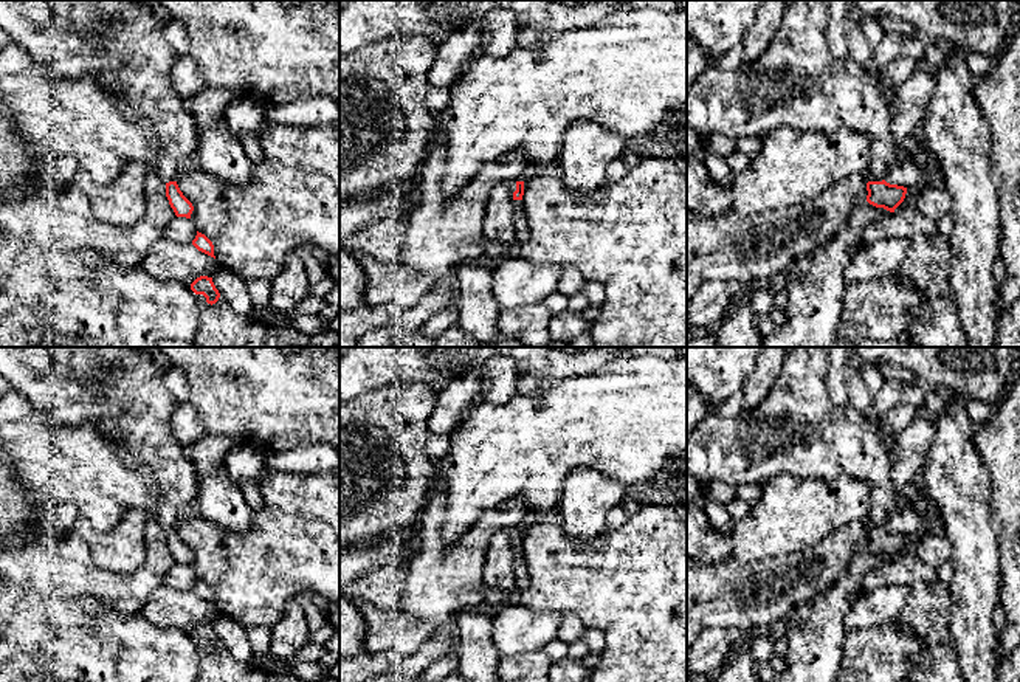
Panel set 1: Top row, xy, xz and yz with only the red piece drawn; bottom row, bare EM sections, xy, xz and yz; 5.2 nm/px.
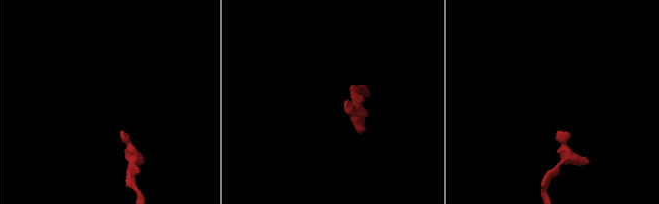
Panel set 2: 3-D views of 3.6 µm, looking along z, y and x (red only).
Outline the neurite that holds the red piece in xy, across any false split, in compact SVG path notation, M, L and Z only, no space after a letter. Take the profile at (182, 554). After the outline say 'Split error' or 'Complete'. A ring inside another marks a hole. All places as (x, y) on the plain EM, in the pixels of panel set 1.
M0 347L0 377L23 394L43 418L67 426L90 423L118 450L130 468L146 465L161 488L155 519L166 530L169 552L177 564L191 566L194 553L180 538L177 525L194 507L198 493L197 471L188 446L174 434L171 423L177 398L167 391L150 355L130 347Z. Split error

